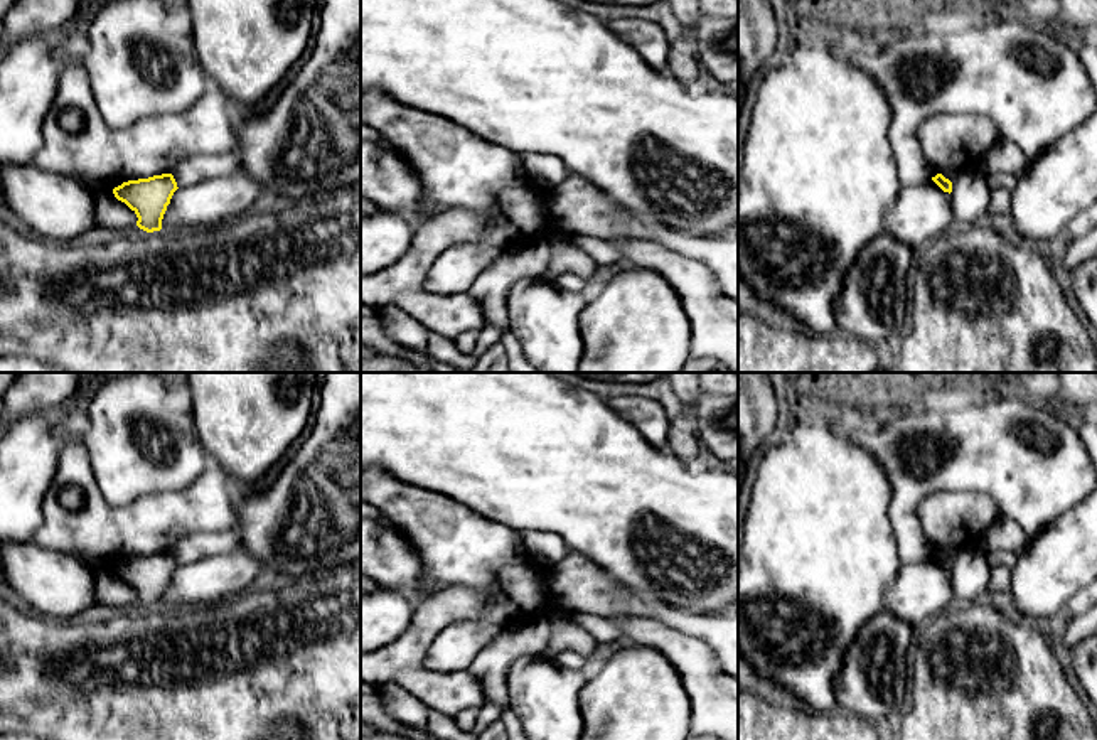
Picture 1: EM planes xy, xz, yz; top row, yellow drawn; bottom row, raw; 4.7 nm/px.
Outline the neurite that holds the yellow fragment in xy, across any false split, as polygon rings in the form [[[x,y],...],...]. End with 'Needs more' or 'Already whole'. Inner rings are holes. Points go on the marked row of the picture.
[[[162,174],[123,182],[113,189],[113,194],[136,214],[140,229],[153,233],[162,229],[163,214],[177,189],[174,175]]]. Already whole

